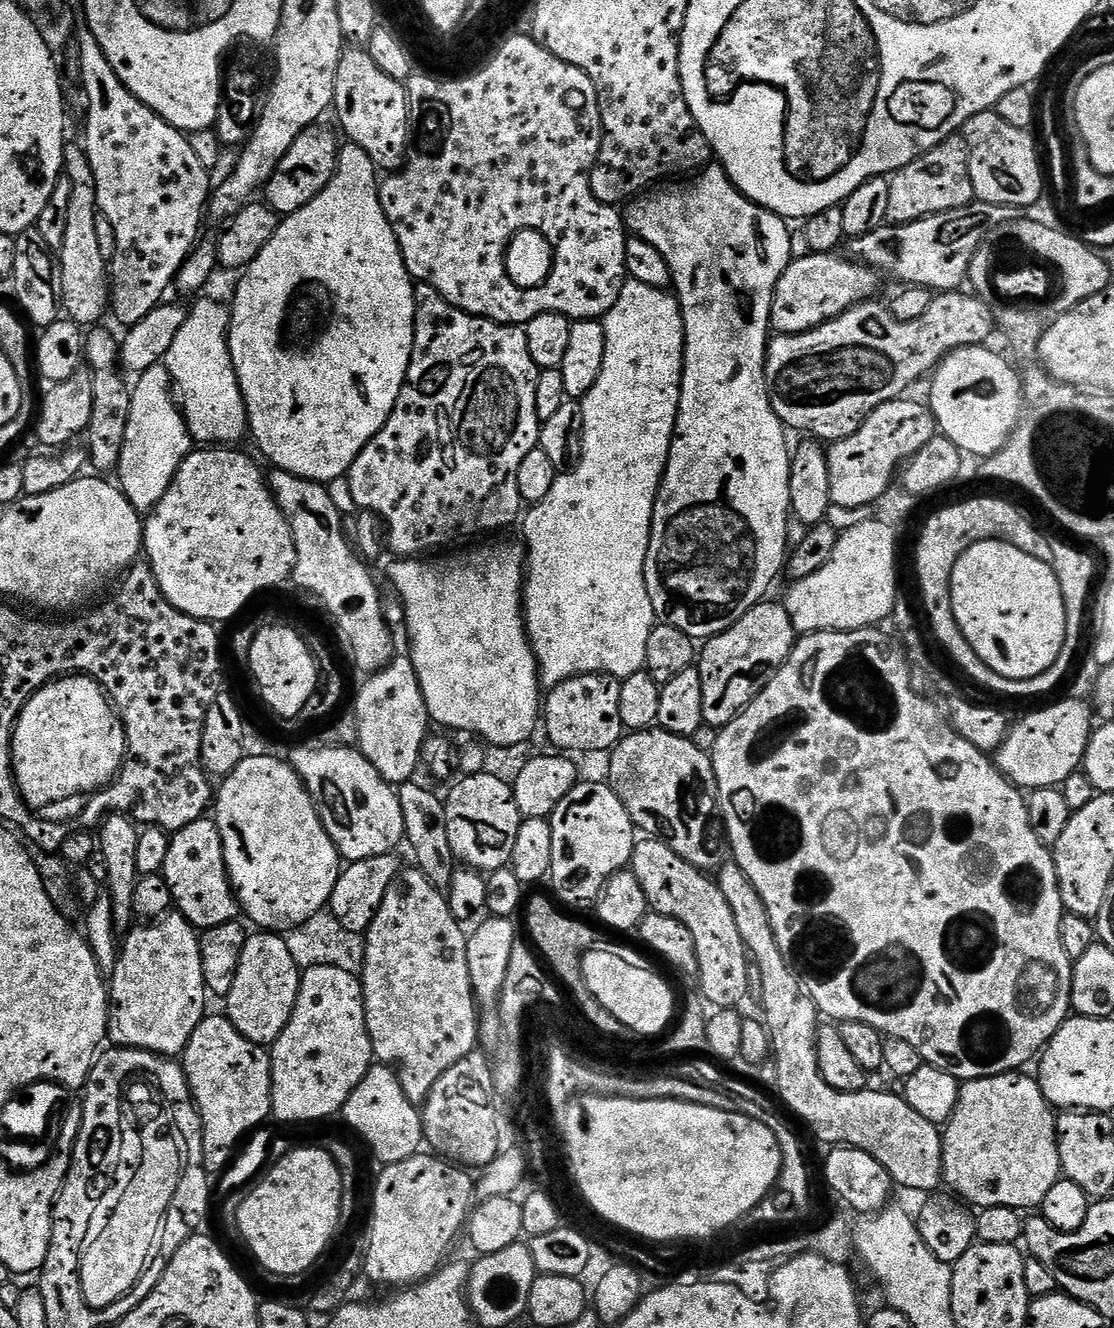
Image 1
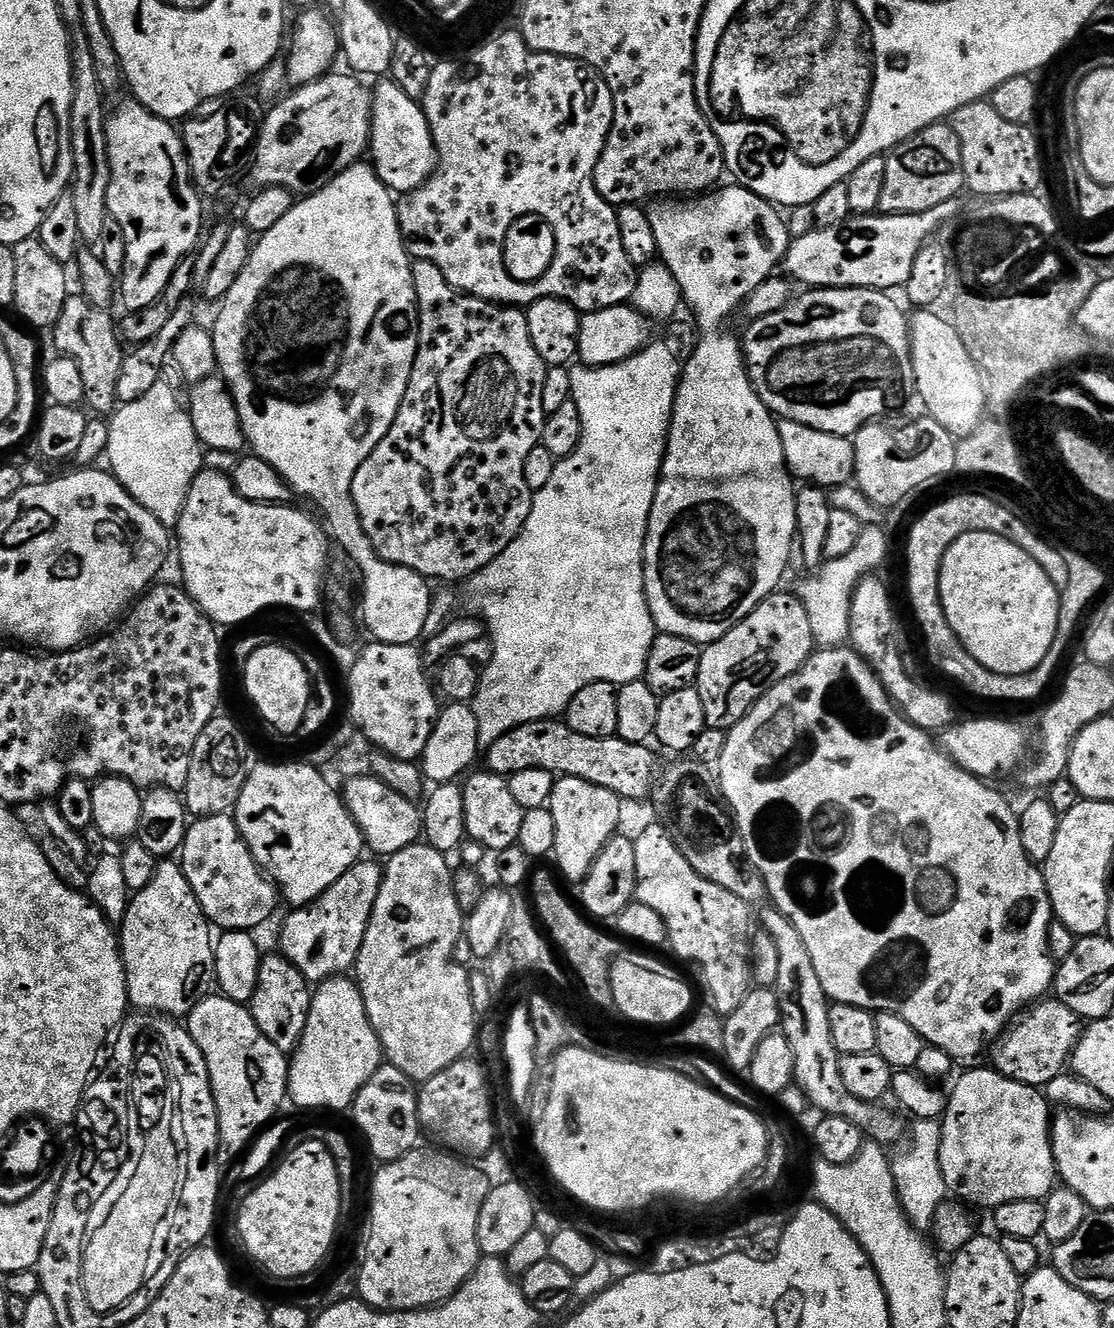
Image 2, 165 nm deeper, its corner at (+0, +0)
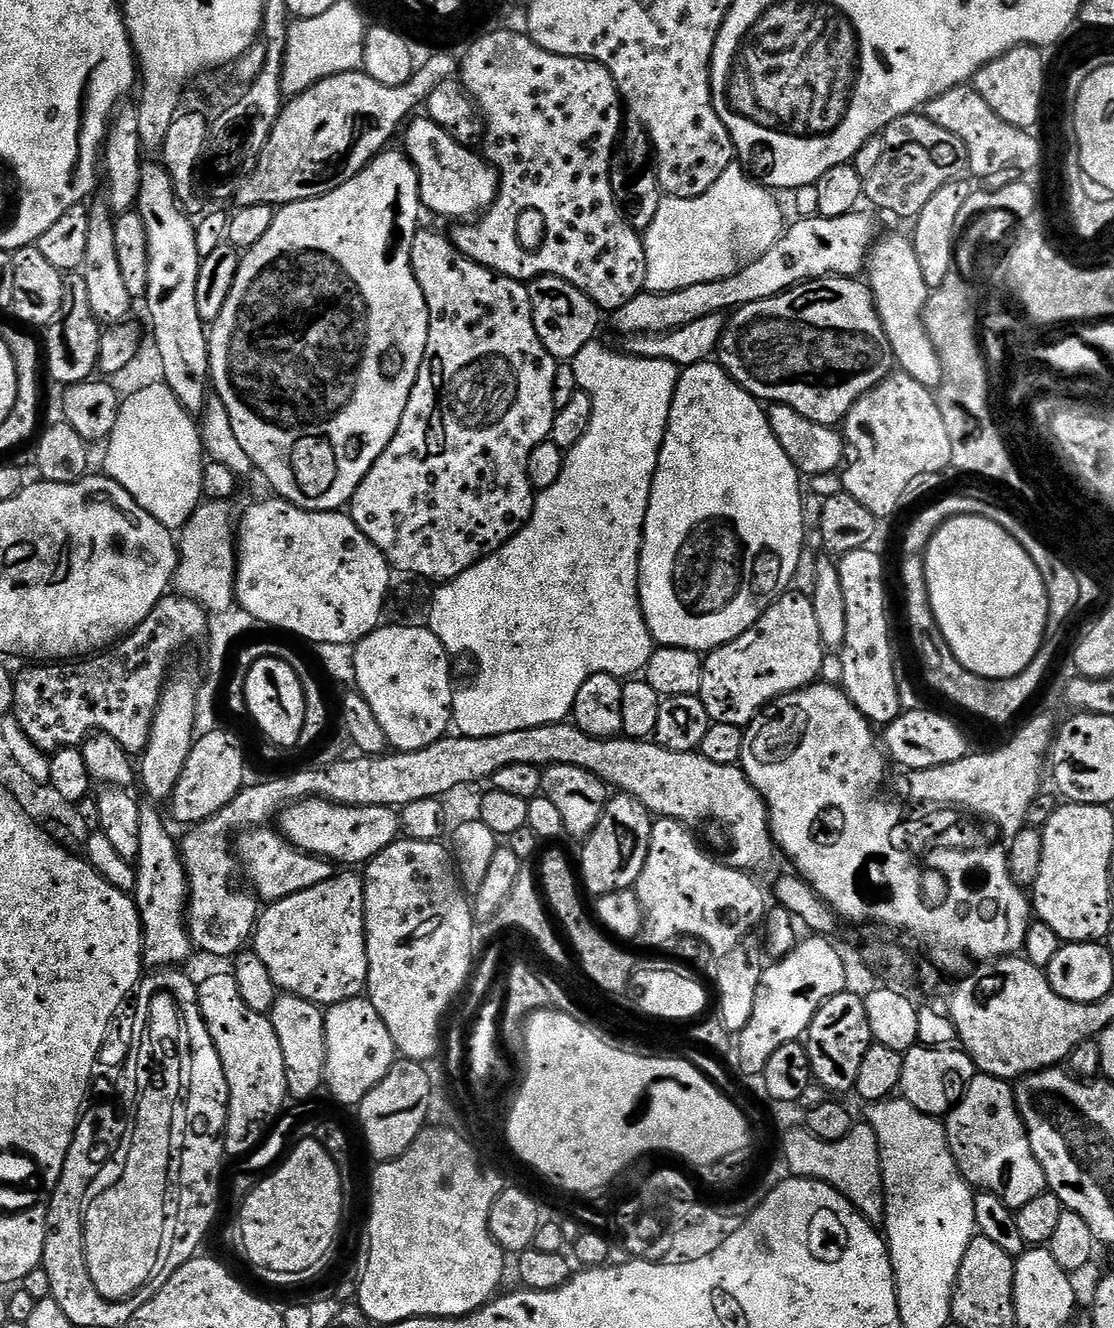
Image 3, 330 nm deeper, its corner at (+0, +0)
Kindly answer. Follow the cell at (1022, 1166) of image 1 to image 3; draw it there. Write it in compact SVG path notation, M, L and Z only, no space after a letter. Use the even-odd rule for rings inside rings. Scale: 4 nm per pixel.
M983 1074L975 1075L964 1090L964 1095L946 1116L946 1131L948 1145L954 1154L954 1162L964 1175L964 1181L971 1184L973 1189L1002 1198L1002 1202L1006 1202L1006 1206L1013 1210L1026 1206L1026 1202L1038 1198L1038 1194L1047 1189L1048 1183L1044 1171L1038 1158L1034 1158L1034 1150L1030 1146L1024 1119L1020 1117L1016 1105L1016 1093L1009 1081Z

